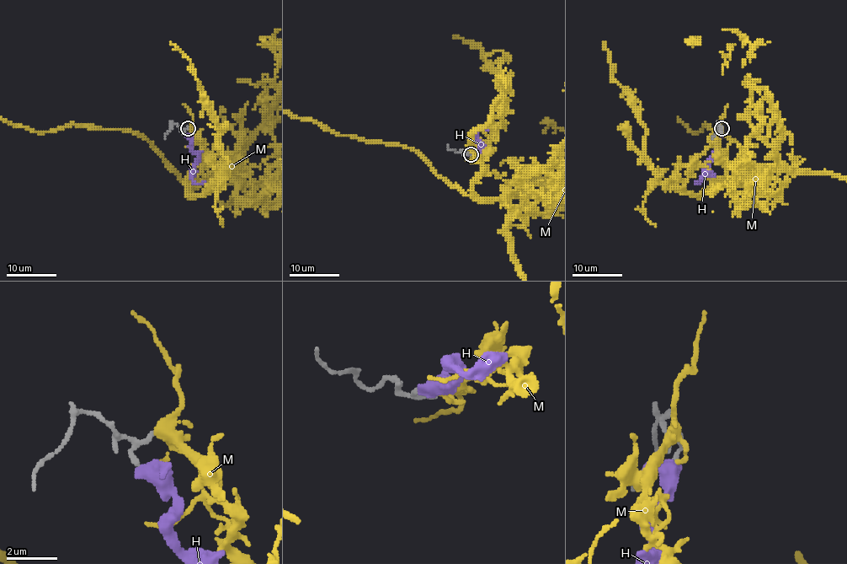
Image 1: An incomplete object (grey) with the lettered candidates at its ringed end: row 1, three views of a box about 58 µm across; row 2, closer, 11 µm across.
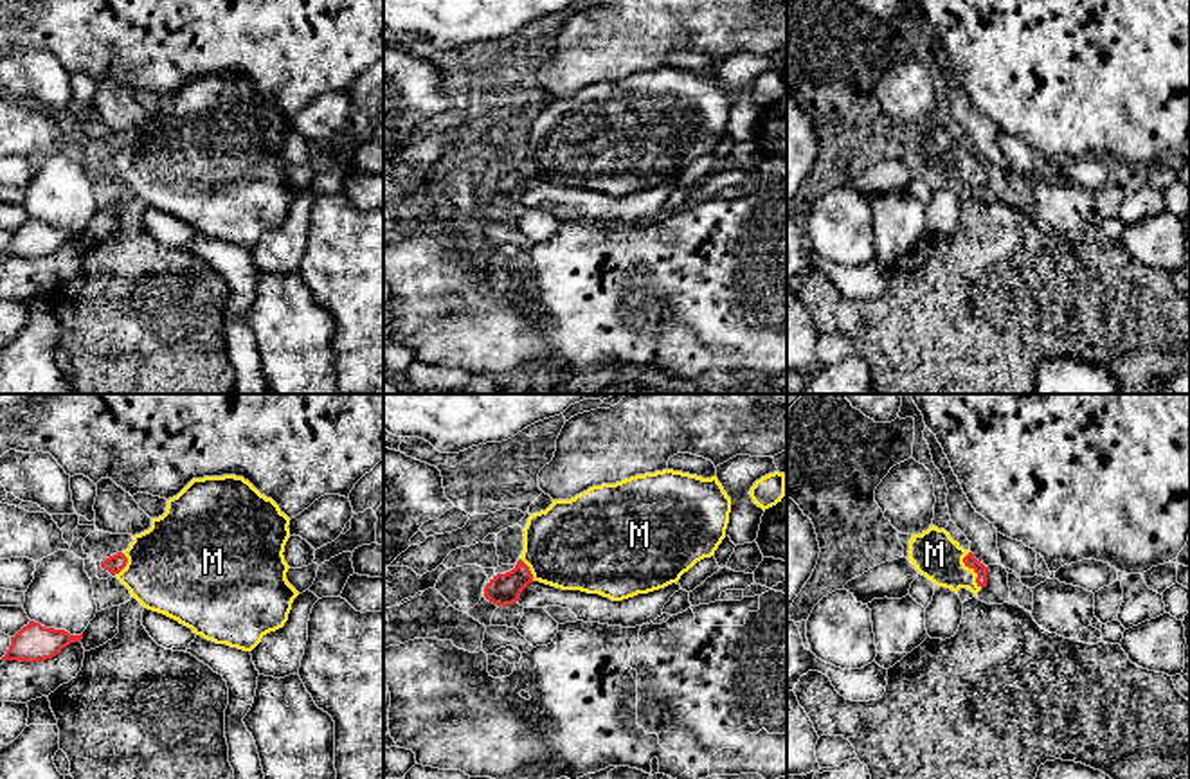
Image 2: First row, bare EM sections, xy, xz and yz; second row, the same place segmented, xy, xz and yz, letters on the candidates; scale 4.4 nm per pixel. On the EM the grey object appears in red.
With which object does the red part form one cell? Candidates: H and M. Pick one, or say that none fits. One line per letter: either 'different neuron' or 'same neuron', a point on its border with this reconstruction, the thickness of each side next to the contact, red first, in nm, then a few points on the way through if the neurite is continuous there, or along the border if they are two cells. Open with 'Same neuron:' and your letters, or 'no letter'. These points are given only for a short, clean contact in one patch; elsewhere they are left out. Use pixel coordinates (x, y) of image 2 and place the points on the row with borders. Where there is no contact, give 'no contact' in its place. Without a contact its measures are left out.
Same neuron: M
H: different neuron; no contact
M: same neuron; contact yz (974, 571); calibres 60 and 200 nm; way yz (969, 560), (974, 571), (947, 565), (935, 555)

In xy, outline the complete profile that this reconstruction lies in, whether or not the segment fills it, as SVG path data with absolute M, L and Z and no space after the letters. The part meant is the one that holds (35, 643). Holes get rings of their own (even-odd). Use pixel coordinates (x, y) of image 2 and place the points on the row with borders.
M29 621L14 637L0 660L43 662L56 657L70 642L81 642L81 635L70 635L65 630L45 628Z

